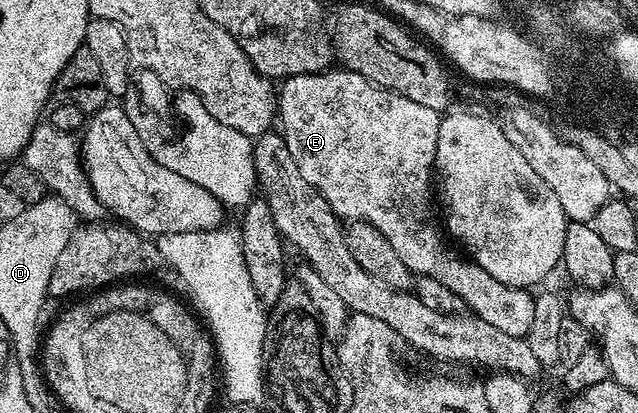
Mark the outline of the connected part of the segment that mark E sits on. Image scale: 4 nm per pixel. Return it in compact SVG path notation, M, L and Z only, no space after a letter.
M329 67L322 73L307 73L306 75L285 77L281 85L284 86L279 86L278 89L278 125L281 125L279 128L282 130L286 147L290 147L290 155L294 155L294 163L298 163L298 171L302 171L302 179L306 179L306 183L310 183L323 195L326 203L330 203L330 207L336 212L337 217L348 223L354 221L370 222L375 229L382 231L382 235L389 241L390 247L394 247L394 251L398 251L398 259L402 259L402 263L406 263L406 267L412 270L413 274L433 276L434 279L444 283L454 295L461 296L467 308L475 316L486 319L486 323L506 331L506 335L518 335L519 337L527 338L530 331L530 323L534 323L534 303L536 302L536 297L529 290L510 287L506 283L498 283L498 279L494 279L494 275L482 271L482 267L478 267L475 261L461 255L459 252L456 254L454 250L448 249L447 243L449 244L449 242L446 240L441 226L437 222L437 226L432 222L434 166L436 163L438 127L440 126L441 114L430 107L422 107L422 103L414 103L414 99L406 99L402 95L391 93L389 89L378 87L374 83L370 83L362 75L352 73L349 69L343 67Z

